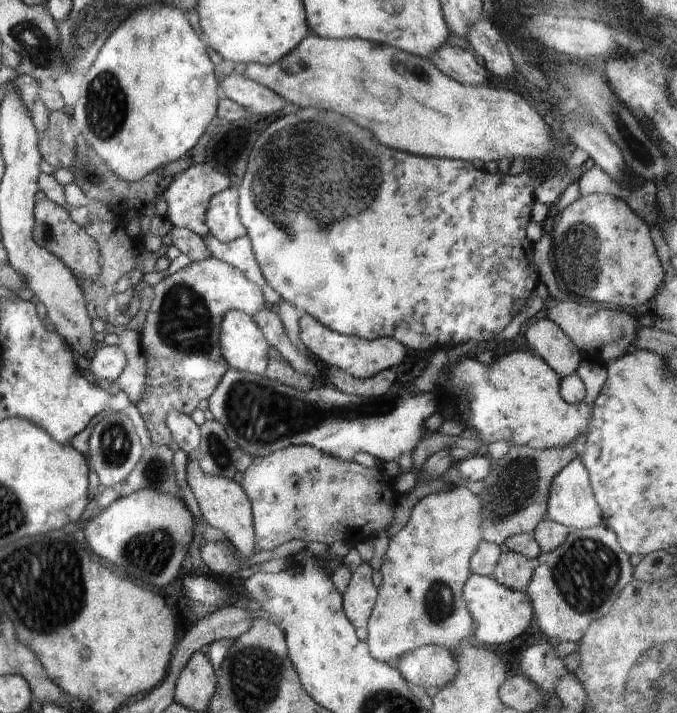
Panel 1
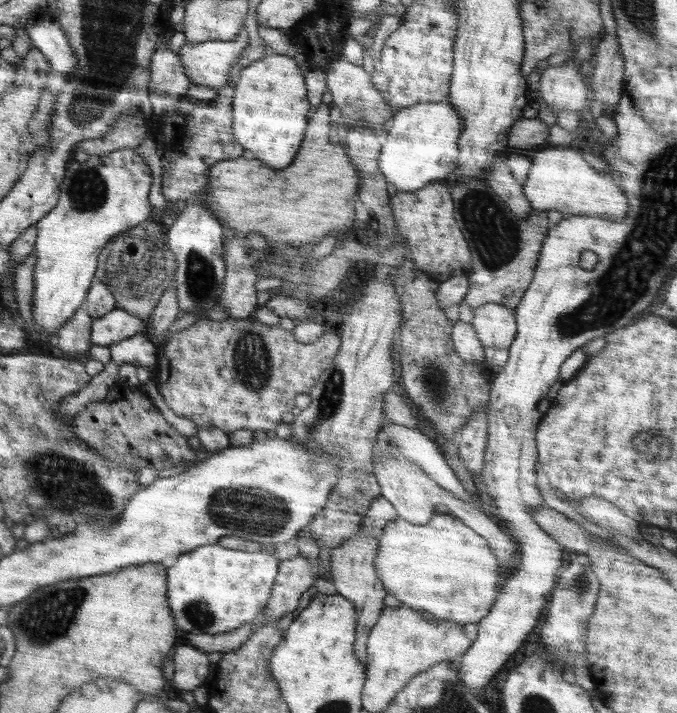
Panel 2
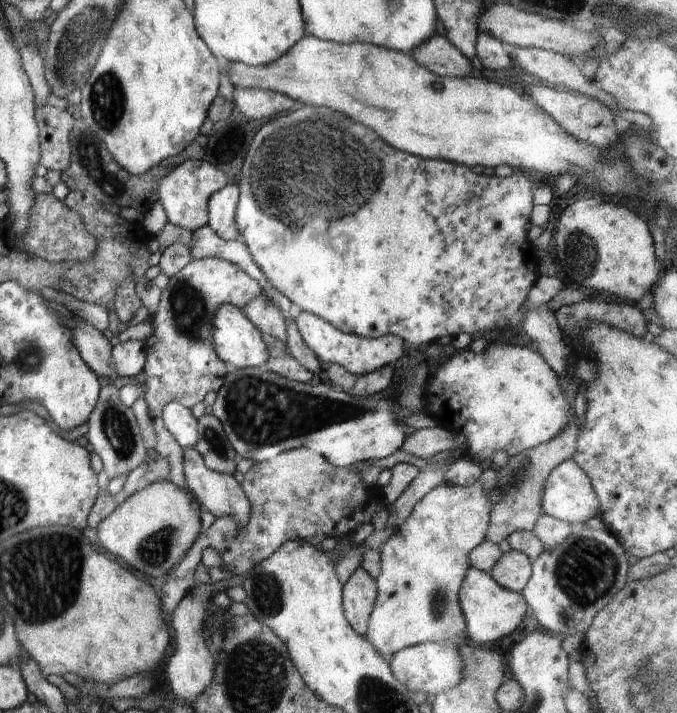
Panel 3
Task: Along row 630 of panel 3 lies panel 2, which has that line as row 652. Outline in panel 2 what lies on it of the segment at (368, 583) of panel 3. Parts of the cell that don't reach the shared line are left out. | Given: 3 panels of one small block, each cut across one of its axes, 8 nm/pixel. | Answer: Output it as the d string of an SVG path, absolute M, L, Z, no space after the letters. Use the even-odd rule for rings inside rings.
M359 528L344 544L331 550L331 580L335 584L337 593L351 600L352 606L357 610L354 652L365 665L367 664L367 638L370 629L374 627L380 613L385 609L384 597L387 595L376 572L376 549L378 549L378 540L370 536L362 536Z

